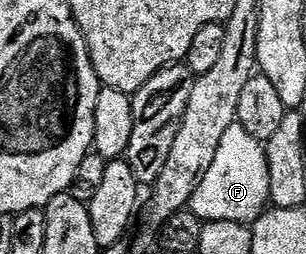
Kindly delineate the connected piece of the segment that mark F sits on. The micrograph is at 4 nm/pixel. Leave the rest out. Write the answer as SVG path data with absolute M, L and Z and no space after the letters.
M235 122L220 139L216 156L213 157L205 176L198 182L188 208L203 223L228 222L251 225L267 209L269 199L265 147L261 141L250 136L238 122Z

